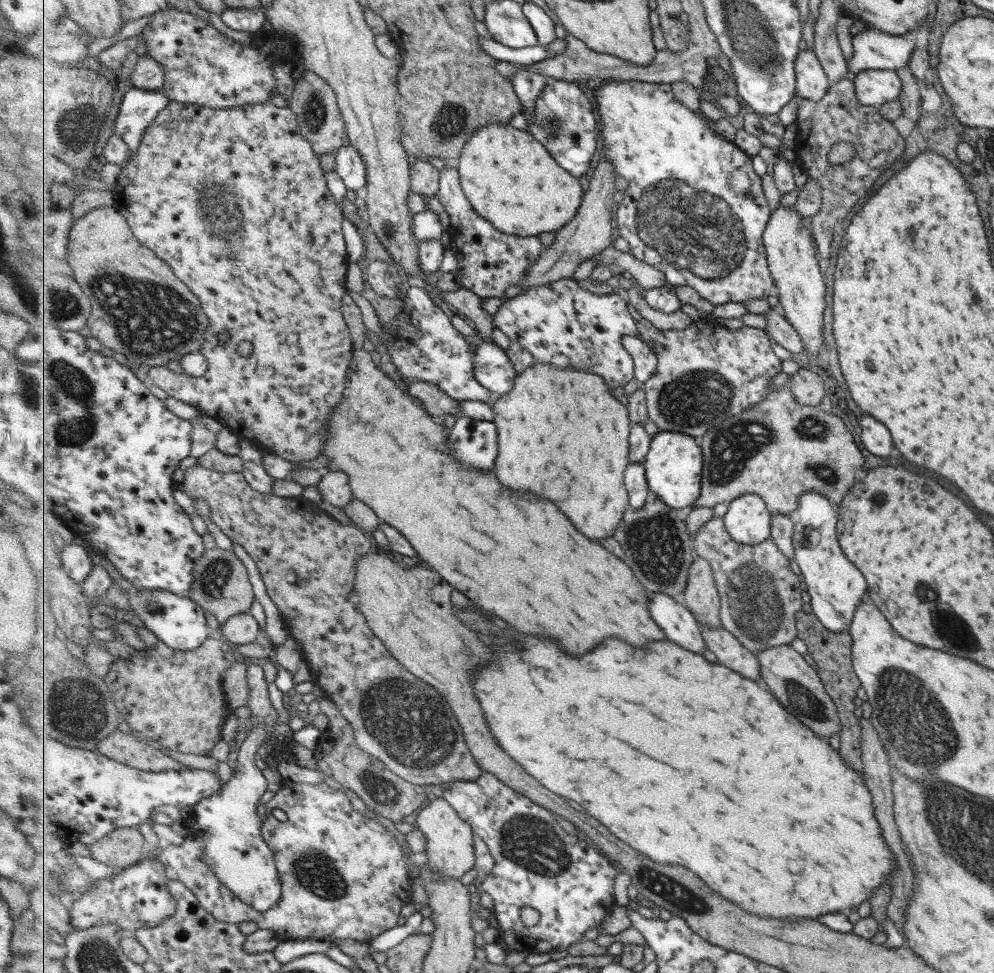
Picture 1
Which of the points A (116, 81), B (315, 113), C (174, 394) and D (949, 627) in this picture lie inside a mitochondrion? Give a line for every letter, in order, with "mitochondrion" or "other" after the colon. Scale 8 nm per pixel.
A: other
B: mitochondrion
C: other
D: mitochondrion

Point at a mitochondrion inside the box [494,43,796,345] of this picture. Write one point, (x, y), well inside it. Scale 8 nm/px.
(691, 229)

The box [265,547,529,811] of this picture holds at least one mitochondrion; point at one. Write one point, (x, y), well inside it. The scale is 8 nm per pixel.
(403, 718)

